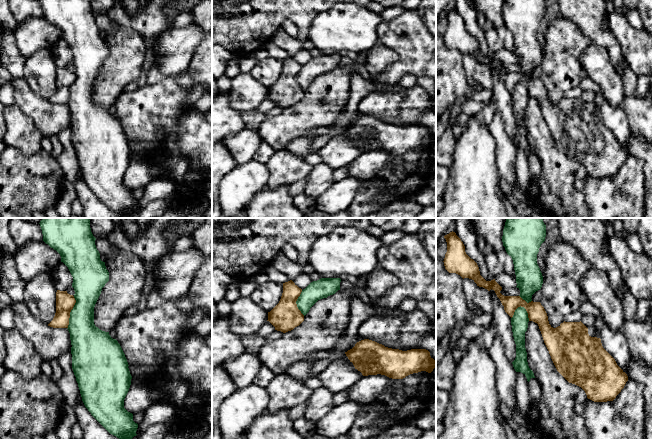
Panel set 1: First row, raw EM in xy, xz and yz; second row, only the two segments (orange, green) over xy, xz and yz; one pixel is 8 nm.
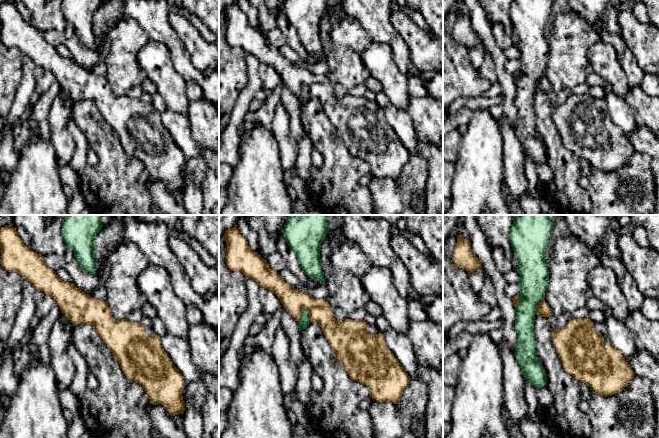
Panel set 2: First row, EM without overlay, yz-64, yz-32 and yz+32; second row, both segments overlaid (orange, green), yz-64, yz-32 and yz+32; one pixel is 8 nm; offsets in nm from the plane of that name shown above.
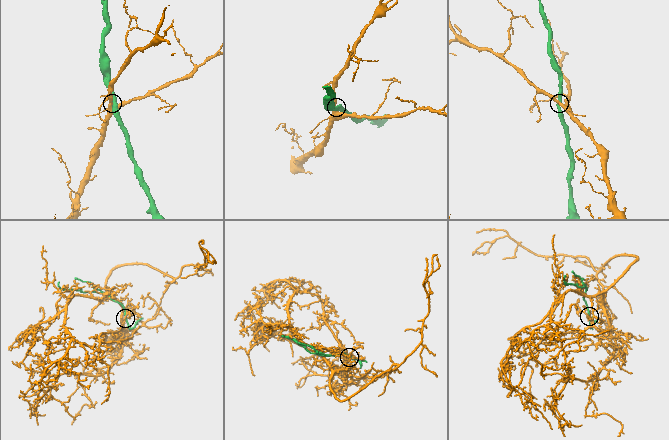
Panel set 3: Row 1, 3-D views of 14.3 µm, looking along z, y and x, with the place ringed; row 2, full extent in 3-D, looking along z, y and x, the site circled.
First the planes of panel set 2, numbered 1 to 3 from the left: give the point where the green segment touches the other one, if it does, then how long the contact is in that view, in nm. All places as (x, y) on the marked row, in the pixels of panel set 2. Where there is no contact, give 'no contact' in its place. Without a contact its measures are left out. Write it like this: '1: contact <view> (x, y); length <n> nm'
1: no contact
2: contact yz-32 (301, 314); length 140 nm
3: contact yz+32 (538, 306); length 140 nm

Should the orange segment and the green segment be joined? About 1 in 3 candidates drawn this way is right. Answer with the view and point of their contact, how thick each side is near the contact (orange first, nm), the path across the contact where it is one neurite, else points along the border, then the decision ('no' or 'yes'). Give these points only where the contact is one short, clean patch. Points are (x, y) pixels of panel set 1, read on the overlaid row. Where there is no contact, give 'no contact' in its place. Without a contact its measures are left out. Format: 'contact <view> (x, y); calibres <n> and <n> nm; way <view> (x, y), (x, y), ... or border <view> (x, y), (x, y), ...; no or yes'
contact xy (70, 311); calibres 150 and 240 nm; border xy (74, 296), (75, 303), (70, 312), (67, 328); no

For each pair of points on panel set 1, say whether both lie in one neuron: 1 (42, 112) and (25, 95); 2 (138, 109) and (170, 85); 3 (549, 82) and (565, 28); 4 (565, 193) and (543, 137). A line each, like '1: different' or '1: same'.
1: same
2: same
3: same
4: same

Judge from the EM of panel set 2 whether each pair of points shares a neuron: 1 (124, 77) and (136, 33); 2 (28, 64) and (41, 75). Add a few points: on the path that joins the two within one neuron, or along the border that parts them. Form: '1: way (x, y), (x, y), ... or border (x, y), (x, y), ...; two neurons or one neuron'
1: way (125, 66), (125, 44); one neuron
2: border (36, 66), (34, 69), (35, 89), (33, 91); two neurons

